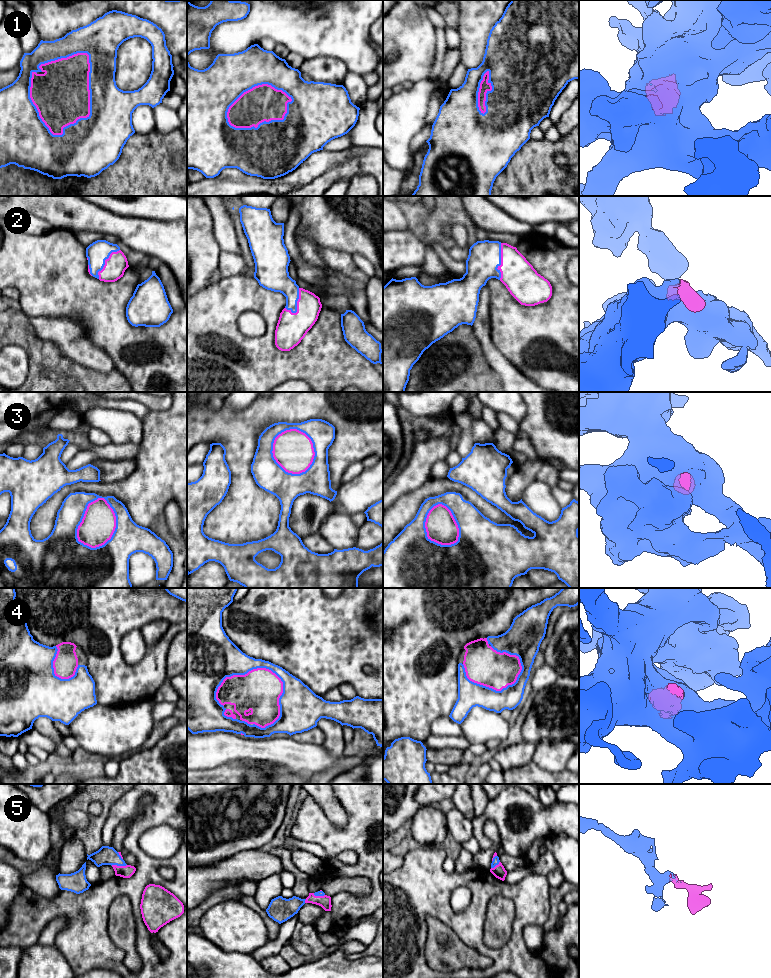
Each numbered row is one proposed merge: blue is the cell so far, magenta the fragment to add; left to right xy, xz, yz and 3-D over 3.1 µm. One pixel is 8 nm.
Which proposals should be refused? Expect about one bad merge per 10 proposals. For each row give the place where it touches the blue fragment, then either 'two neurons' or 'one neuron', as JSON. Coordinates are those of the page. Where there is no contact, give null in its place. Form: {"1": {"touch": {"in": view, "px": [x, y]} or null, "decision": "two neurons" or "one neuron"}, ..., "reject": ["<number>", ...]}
{"1": {"touch": {"in": "xy", "px": [90, 103]}, "decision": "one neuron"}, "2": {"touch": {"in": "yz", "px": [500, 261]}, "decision": "one neuron"}, "3": {"touch": {"in": "xy", "px": [116, 527]}, "decision": "one neuron"}, "4": {"touch": {"in": "xz", "px": [244, 674]}, "decision": "one neuron"}, "5": {"touch": {"in": "xy", "px": [118, 865]}, "decision": "one neuron"}, "reject": []}

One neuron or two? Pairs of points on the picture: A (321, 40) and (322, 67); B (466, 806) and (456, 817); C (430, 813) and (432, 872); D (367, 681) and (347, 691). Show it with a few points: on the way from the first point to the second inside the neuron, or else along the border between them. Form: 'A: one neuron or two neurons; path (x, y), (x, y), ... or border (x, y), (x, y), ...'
A: two neurons; border (305, 59), (332, 56), (344, 64)
B: two neurons; border (455, 807), (470, 820)
C: two neurons; border (421, 845), (437, 846)
D: two neurons; border (337, 686), (349, 684), (357, 695)

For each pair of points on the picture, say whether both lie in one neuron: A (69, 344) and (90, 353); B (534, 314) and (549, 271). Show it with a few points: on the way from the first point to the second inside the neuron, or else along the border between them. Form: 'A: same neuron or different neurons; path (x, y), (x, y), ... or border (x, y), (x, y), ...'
A: same neuron; path (74, 344), (85, 353)
B: same neuron; path (546, 309), (557, 298), (557, 283)

